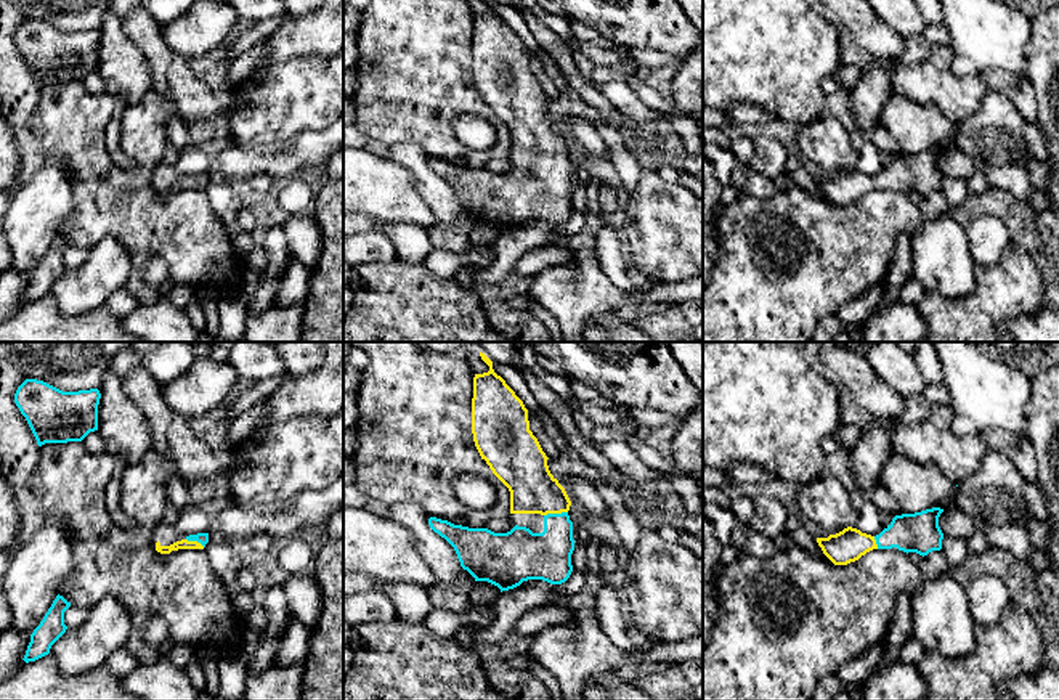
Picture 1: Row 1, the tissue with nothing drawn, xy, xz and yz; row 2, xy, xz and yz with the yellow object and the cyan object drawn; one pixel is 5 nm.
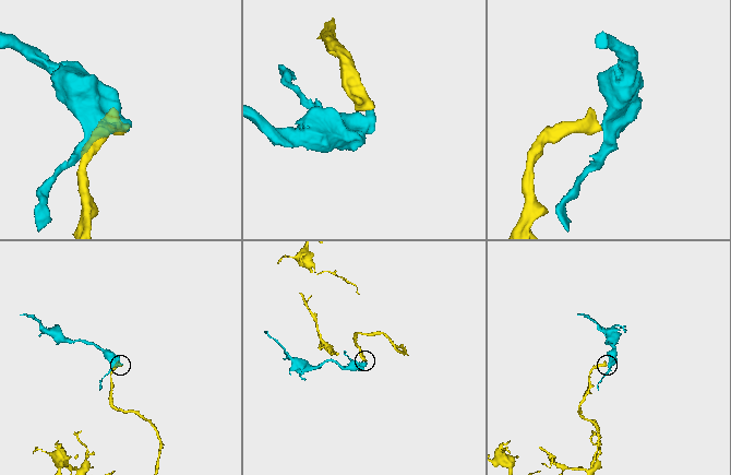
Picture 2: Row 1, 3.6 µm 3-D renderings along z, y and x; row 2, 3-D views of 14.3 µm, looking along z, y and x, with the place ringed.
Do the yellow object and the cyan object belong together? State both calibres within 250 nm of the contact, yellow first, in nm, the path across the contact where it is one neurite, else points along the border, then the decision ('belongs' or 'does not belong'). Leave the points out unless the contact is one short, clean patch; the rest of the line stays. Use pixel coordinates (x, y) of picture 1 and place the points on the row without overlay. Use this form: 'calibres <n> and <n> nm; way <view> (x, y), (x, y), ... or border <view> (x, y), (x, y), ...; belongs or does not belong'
calibres 240 and 240 nm; way xz (533, 130), (555, 153), (555, 185), (546, 196); belongs

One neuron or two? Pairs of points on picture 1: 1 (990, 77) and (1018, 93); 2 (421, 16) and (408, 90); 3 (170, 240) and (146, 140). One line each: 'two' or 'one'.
1: one
2: one
3: one

